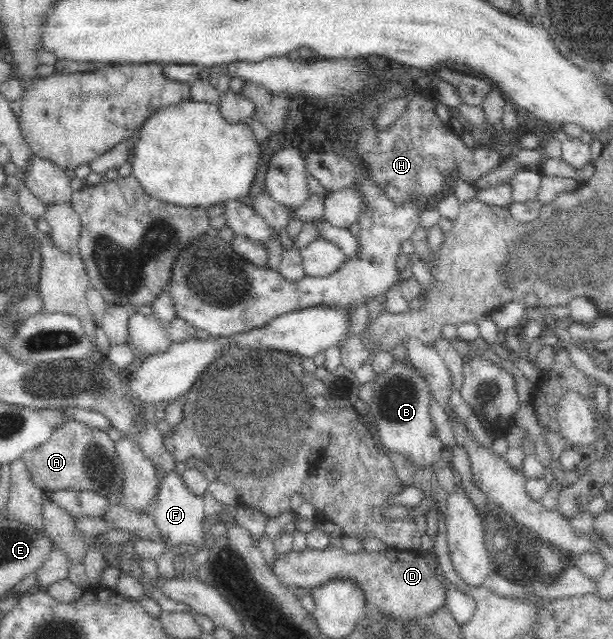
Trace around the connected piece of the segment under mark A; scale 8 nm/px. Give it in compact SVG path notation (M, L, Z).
M68 419L51 431L51 435L45 443L25 452L21 458L31 474L33 483L36 483L43 490L93 491L103 497L109 497L109 495L121 493L123 489L124 464L117 457L114 441L109 438L107 431L89 427L85 423Z

